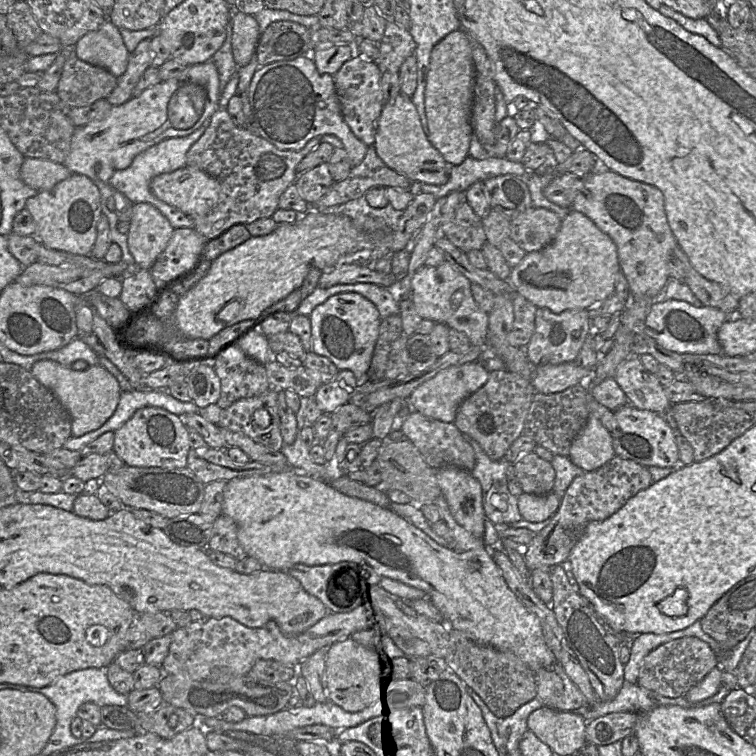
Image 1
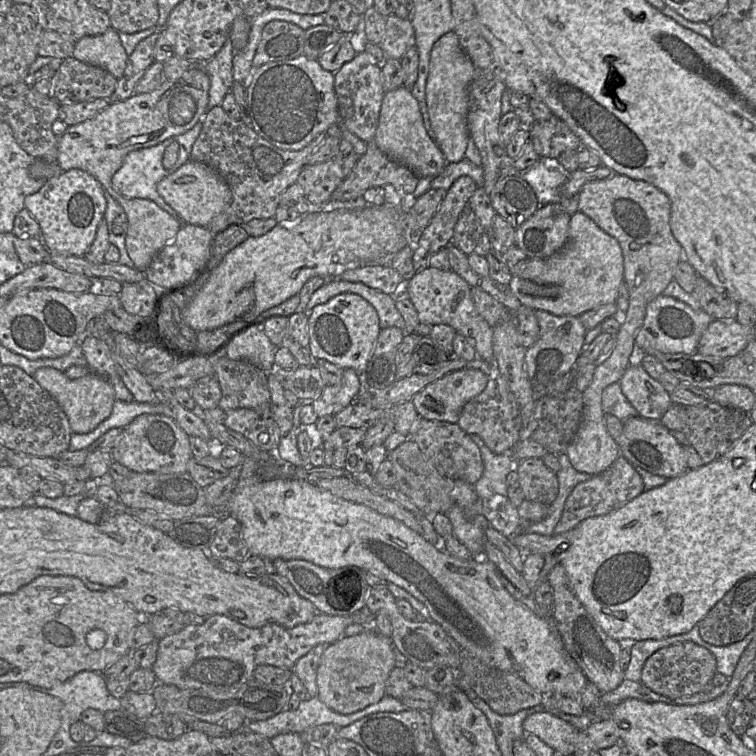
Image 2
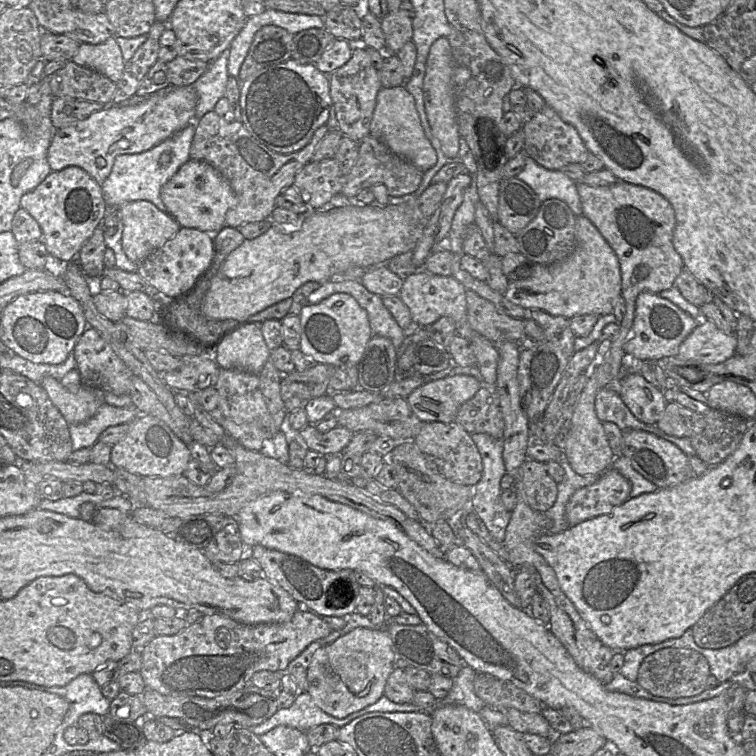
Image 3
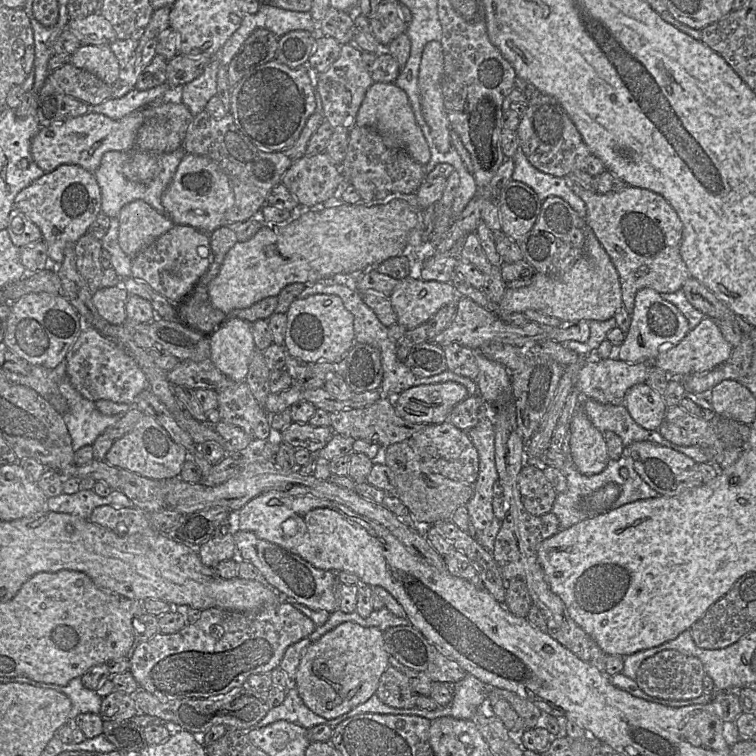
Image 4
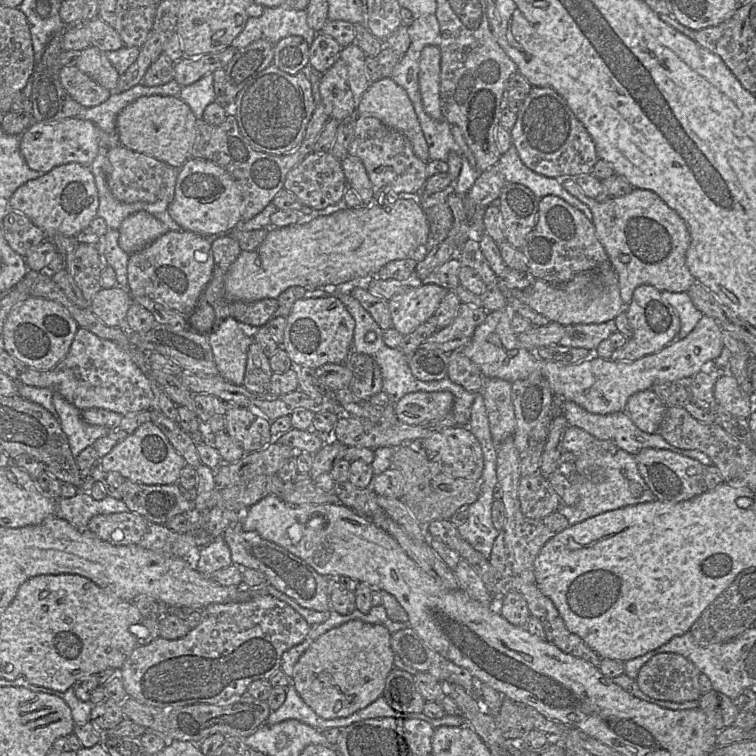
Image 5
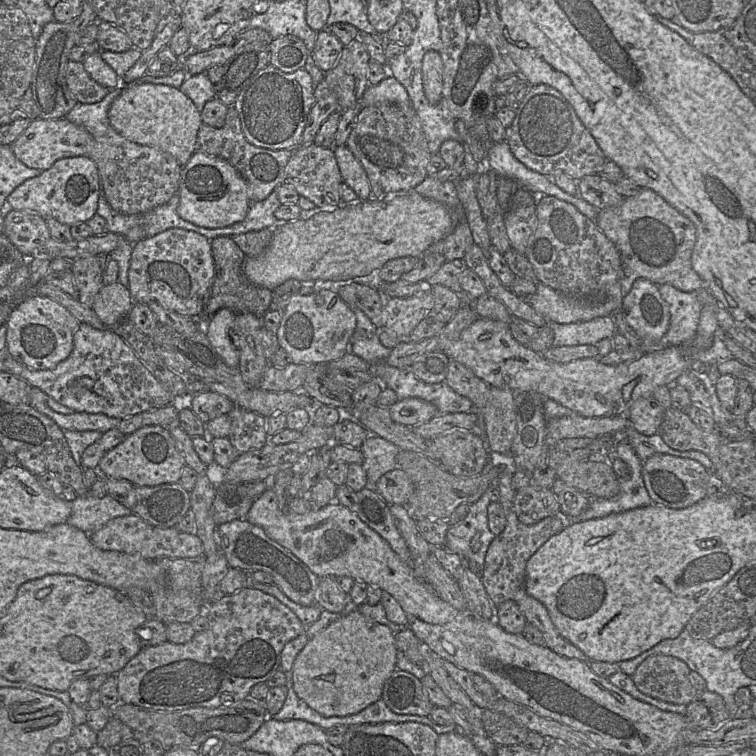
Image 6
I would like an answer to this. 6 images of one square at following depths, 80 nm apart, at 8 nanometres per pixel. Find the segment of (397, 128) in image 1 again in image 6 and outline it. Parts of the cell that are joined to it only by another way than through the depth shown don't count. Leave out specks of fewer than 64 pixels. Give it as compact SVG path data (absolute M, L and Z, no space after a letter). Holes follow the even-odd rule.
M387 75L379 84L368 86L360 100L362 107L380 103L412 106L405 87L390 75Z

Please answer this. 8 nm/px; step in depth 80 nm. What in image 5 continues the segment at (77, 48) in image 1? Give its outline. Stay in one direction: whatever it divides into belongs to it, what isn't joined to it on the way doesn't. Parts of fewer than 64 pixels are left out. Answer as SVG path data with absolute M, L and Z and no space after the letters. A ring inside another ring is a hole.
M92 45L81 51L76 66L100 86L110 91L114 90L120 77L106 53Z

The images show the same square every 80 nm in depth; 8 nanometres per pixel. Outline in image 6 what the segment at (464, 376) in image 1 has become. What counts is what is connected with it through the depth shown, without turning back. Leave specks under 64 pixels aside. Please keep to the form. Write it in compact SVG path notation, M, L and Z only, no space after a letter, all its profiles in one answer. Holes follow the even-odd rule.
M419 398L398 400L389 407L389 411L393 421L409 427L427 422L438 415L434 404Z

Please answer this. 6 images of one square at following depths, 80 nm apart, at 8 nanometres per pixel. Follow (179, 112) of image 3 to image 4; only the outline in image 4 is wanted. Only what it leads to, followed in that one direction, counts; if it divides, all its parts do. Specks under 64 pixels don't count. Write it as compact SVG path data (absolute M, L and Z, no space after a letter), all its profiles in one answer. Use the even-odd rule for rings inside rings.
M143 108L119 120L113 120L103 114L88 112L61 123L41 127L31 140L30 152L33 161L45 173L63 164L74 164L94 174L106 152L131 152L136 149L137 131L144 122Z

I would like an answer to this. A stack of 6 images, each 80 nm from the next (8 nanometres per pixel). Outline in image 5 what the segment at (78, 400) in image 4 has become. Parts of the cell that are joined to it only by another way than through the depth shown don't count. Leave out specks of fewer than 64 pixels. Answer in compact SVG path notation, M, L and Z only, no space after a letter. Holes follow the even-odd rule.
M53 392L53 406L56 418L68 438L70 450L74 458L100 437L109 434L109 428L90 425L82 418L82 411L65 400L58 392Z

